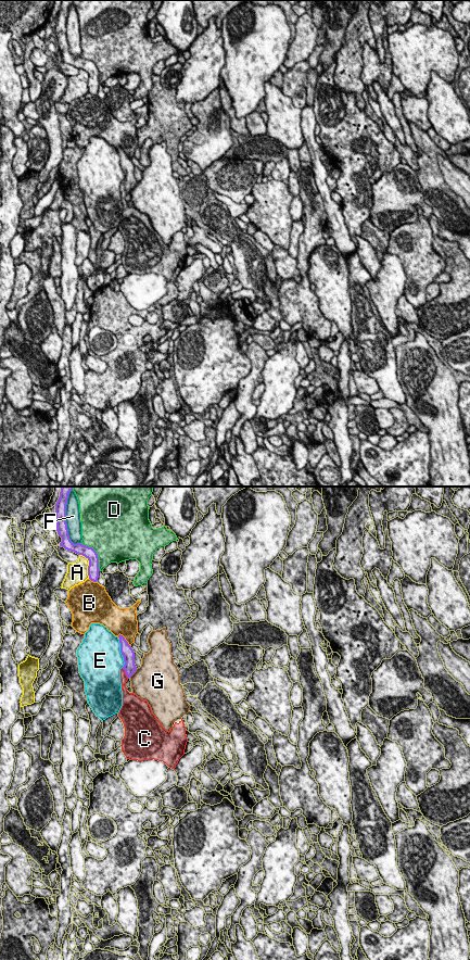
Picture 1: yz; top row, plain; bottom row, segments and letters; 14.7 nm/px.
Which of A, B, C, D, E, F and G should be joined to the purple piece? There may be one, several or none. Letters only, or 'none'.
C

